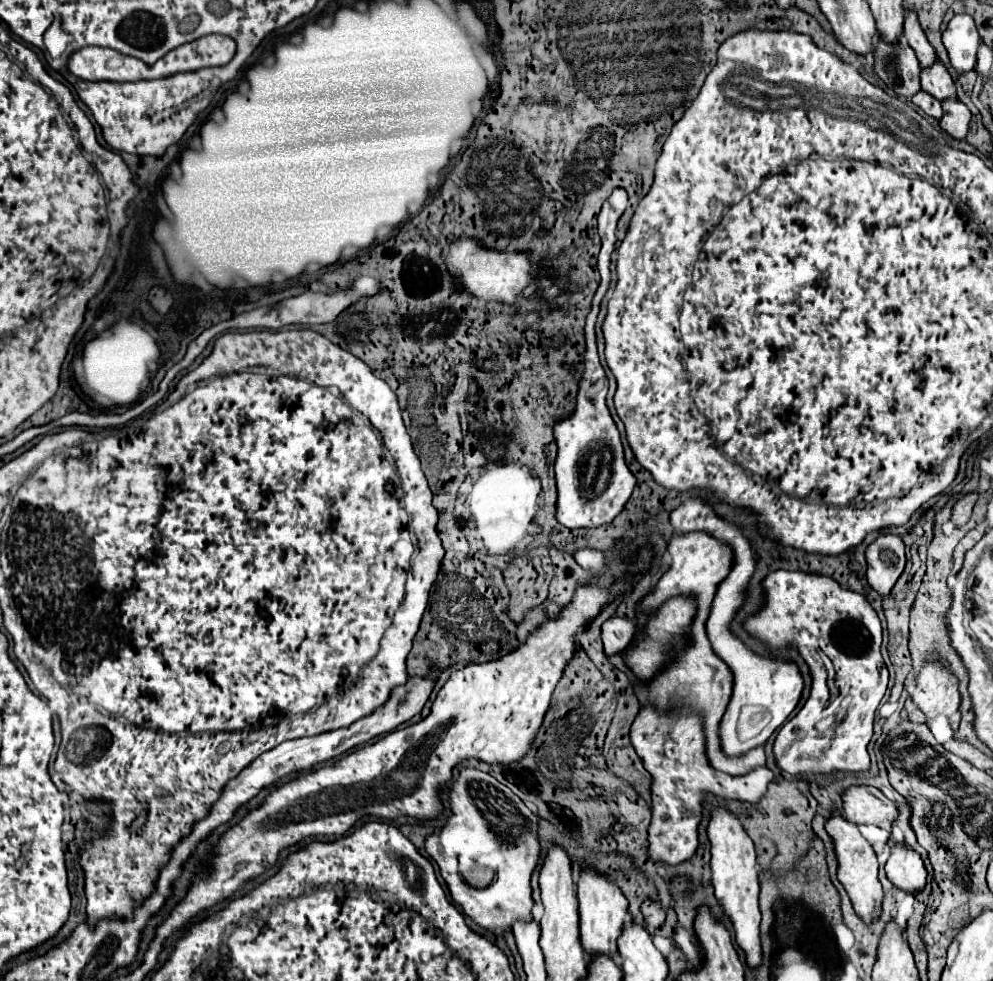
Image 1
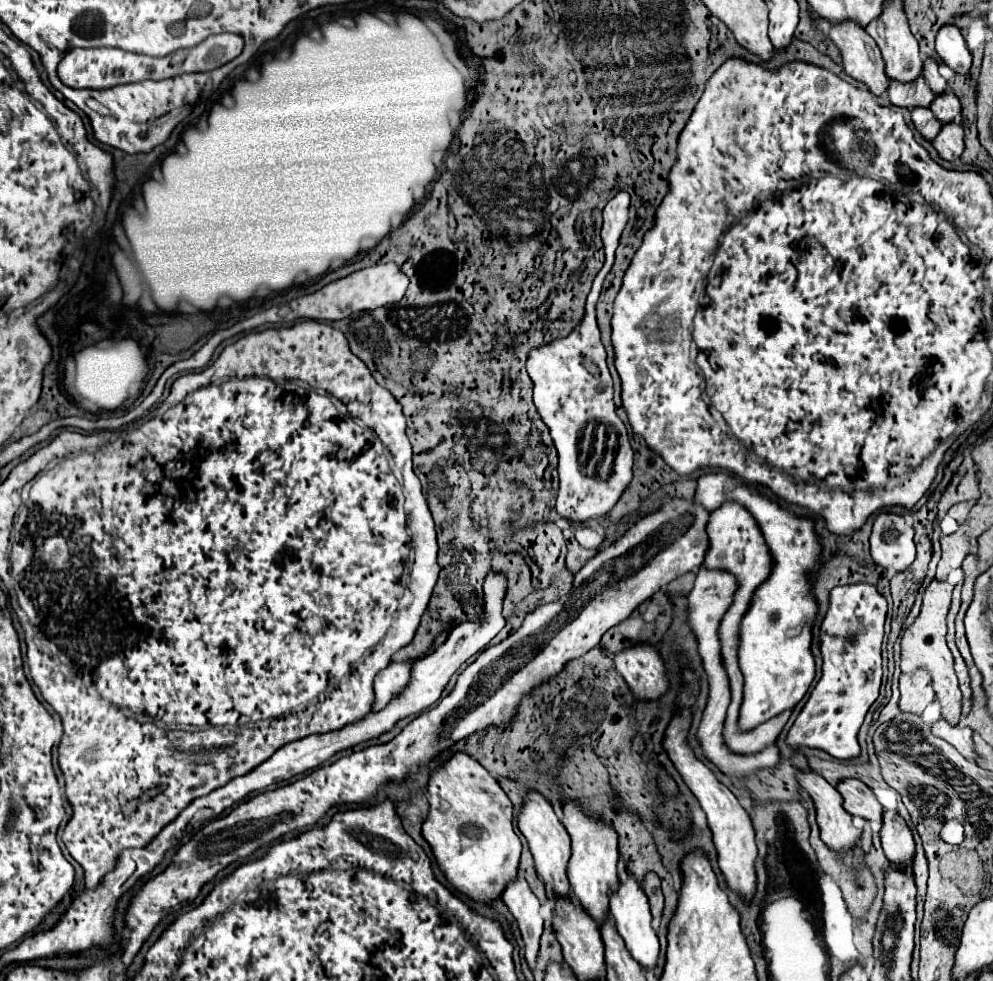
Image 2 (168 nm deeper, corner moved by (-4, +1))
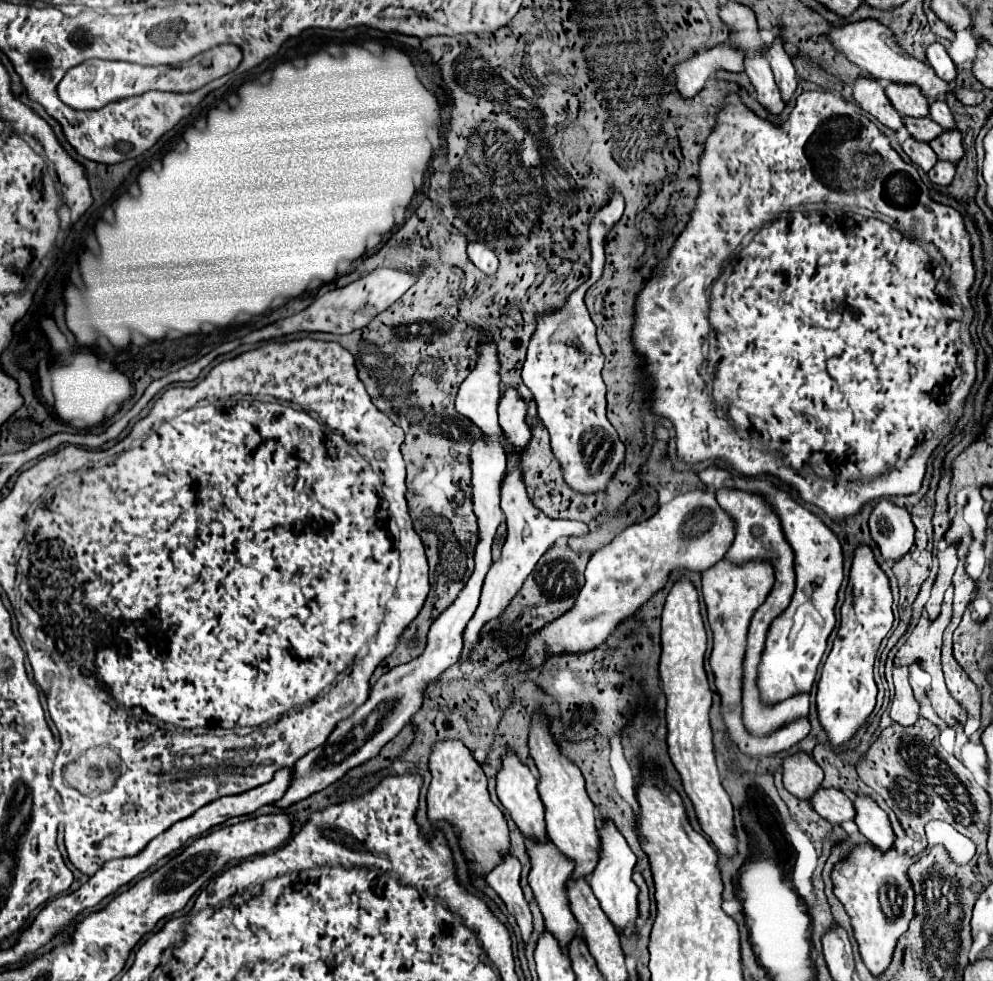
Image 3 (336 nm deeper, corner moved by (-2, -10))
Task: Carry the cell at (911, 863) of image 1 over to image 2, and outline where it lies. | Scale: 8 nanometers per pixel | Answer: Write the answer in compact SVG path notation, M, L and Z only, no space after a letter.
M885 810L885 816L883 816L881 844L883 844L883 852L889 862L893 862L901 868L913 864L915 844L913 844L911 830L909 830L907 822L891 810Z

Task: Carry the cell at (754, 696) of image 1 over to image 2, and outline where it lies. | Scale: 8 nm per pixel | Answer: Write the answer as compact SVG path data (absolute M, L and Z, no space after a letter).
M707 472L697 482L695 498L707 510L717 510L727 498L741 502L759 522L773 556L773 572L753 594L749 612L741 622L739 666L745 678L741 730L751 730L769 718L793 708L809 690L815 678L815 658L811 652L813 632L807 626L801 636L787 638L787 628L797 626L803 616L817 616L817 600L813 594L813 580L823 568L823 546L815 532L815 522L807 516L797 516L793 510L781 508L775 500L761 494L757 488L747 486L727 472Z

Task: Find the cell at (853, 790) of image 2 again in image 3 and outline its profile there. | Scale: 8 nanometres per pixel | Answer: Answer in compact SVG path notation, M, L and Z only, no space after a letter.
M819 789L815 793L815 799L811 799L813 809L825 817L829 823L841 825L845 821L855 821L855 807L853 801L847 799L847 795L839 789Z

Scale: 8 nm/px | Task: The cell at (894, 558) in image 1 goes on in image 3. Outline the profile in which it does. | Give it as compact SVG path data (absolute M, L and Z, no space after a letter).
M879 501L869 517L871 537L877 543L885 561L899 561L903 559L911 545L915 527L911 523L909 511L893 505L891 501Z

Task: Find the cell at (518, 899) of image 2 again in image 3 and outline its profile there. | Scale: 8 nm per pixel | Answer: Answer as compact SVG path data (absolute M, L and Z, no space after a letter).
M509 855L501 865L497 865L487 877L487 885L503 899L507 911L515 917L523 941L527 943L531 933L533 933L533 917L529 911L529 903L523 897L523 891L519 887L519 873L521 873L521 863Z

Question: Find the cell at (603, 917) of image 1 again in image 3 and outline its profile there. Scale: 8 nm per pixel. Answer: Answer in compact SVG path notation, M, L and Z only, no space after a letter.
M539 713L533 717L533 727L529 733L529 749L531 757L535 759L535 765L539 769L539 795L545 805L545 821L547 821L547 833L553 845L575 863L575 869L571 877L585 879L589 873L599 863L601 857L601 841L599 841L599 829L597 829L597 819L595 819L595 805L591 803L587 791L585 791L585 781L575 765L567 757L563 757L553 743L553 737L547 731L547 719Z

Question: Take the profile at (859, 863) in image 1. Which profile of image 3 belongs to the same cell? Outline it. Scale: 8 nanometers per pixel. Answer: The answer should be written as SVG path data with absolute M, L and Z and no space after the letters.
M795 753L785 759L783 785L791 795L809 803L815 791L821 787L821 781L823 781L823 771L819 765L815 765L811 755Z

